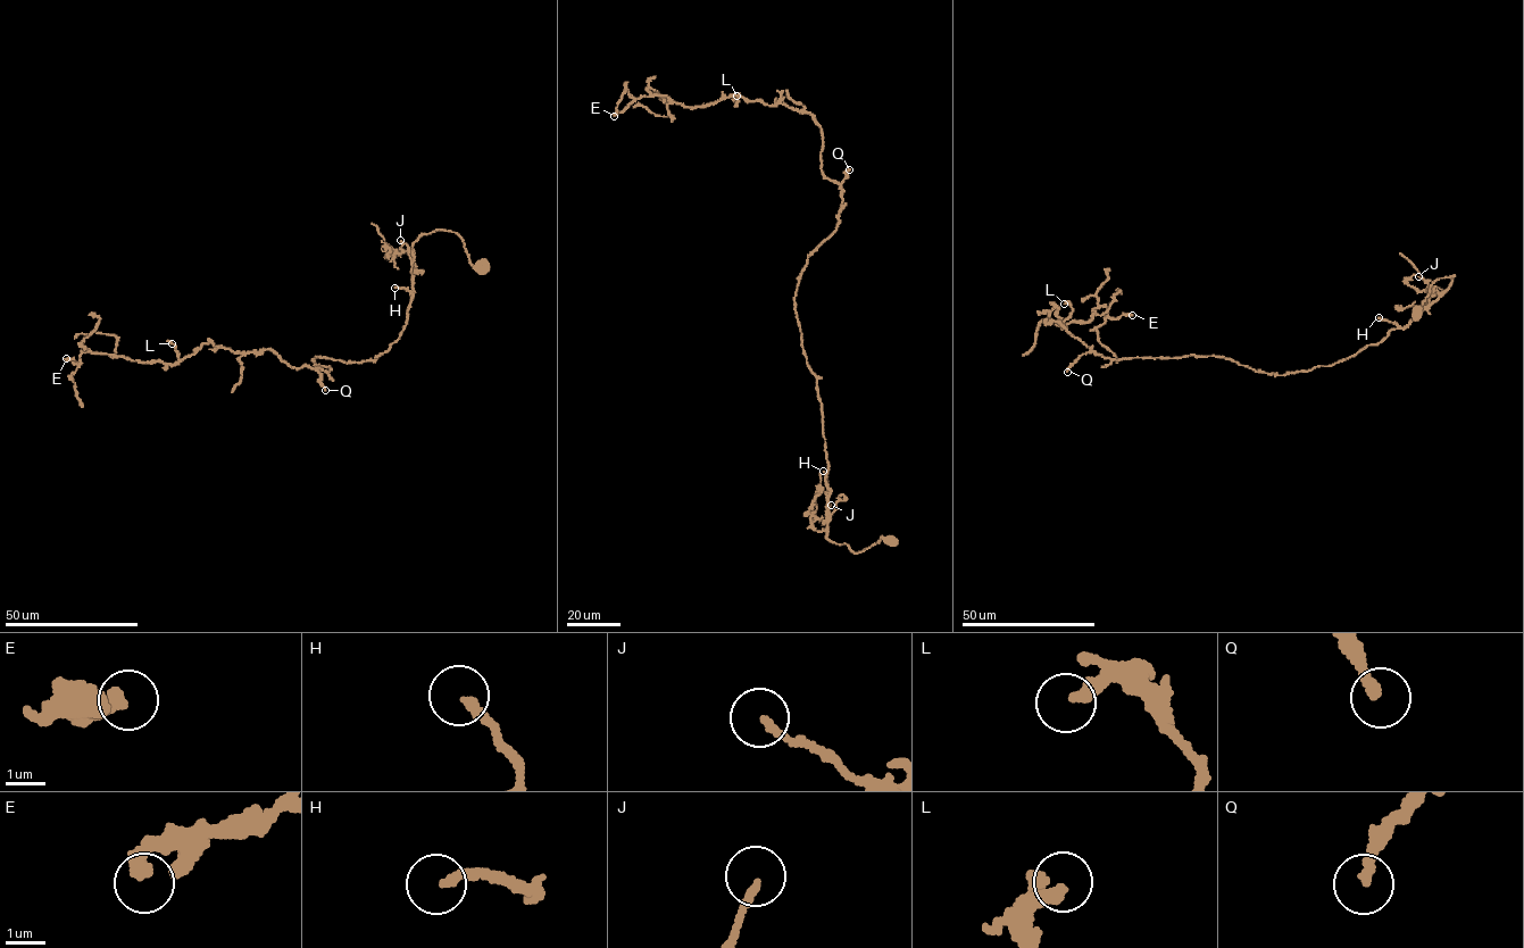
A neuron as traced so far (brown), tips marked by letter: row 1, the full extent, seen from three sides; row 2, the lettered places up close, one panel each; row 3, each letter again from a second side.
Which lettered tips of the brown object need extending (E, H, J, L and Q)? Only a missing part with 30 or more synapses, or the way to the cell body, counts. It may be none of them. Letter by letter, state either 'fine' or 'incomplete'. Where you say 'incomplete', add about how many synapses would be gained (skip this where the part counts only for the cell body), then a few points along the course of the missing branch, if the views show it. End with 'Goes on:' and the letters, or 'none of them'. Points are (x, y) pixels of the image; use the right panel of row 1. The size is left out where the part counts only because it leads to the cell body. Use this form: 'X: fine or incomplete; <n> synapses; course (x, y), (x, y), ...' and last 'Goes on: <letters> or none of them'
E: fine
H: incomplete; 35 synapses
J: fine
L: fine
Q: fine
Goes on: H

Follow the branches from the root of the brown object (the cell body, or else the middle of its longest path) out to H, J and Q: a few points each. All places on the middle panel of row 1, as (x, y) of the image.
H: (890, 541), (881, 537), (879, 542), (854, 552), (846, 545), (826, 538), (827, 485), (823, 471)
J: (890, 541), (881, 537), (879, 542), (857, 552), (846, 545), (833, 542), (825, 537), (831, 505)
Q: (890, 541), (881, 537), (854, 552), (825, 537), (822, 404), (794, 299), (807, 258), (835, 231), (849, 169)

